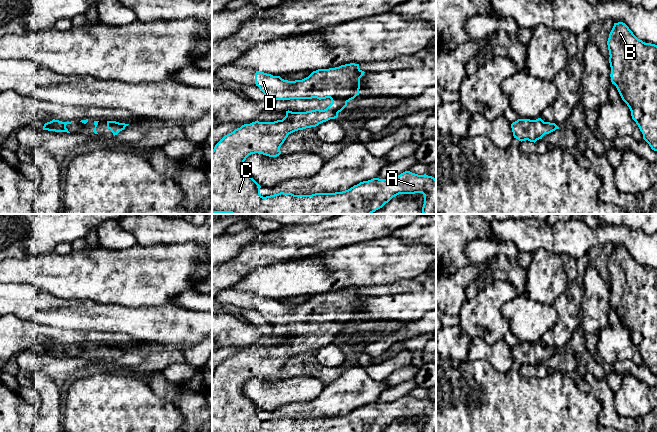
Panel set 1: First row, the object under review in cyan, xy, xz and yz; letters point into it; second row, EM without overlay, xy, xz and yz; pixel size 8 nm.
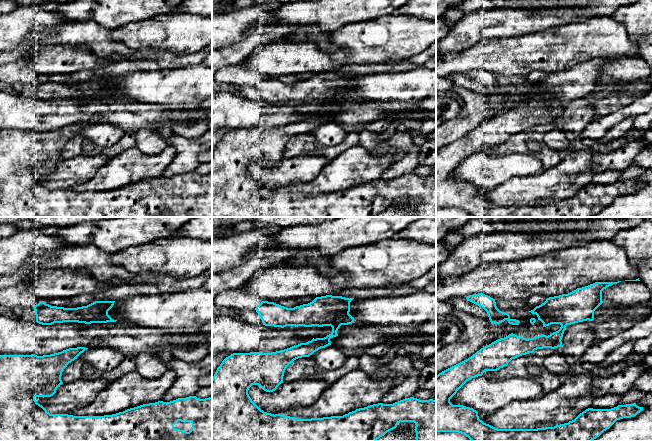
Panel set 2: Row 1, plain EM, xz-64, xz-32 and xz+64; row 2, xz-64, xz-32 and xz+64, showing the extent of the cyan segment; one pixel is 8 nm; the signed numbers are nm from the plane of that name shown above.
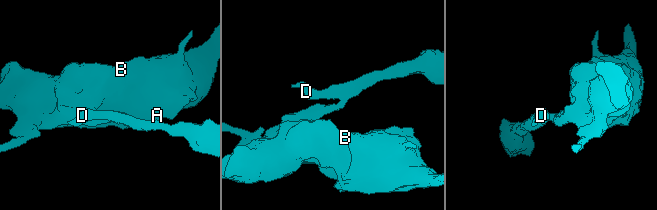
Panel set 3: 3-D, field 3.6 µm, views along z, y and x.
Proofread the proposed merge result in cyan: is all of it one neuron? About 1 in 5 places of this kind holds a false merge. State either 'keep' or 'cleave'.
keep

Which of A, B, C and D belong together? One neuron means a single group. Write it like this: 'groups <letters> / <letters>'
groups A B C D

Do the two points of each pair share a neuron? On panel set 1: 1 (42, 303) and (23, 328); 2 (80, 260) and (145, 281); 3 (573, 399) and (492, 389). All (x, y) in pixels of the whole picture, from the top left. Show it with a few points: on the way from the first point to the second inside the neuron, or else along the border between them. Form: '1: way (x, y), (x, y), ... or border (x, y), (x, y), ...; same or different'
1: border (10, 313), (43, 326); different
2: way (96, 274), (108, 277), (129, 277); same
3: way (553, 401), (512, 401); same

